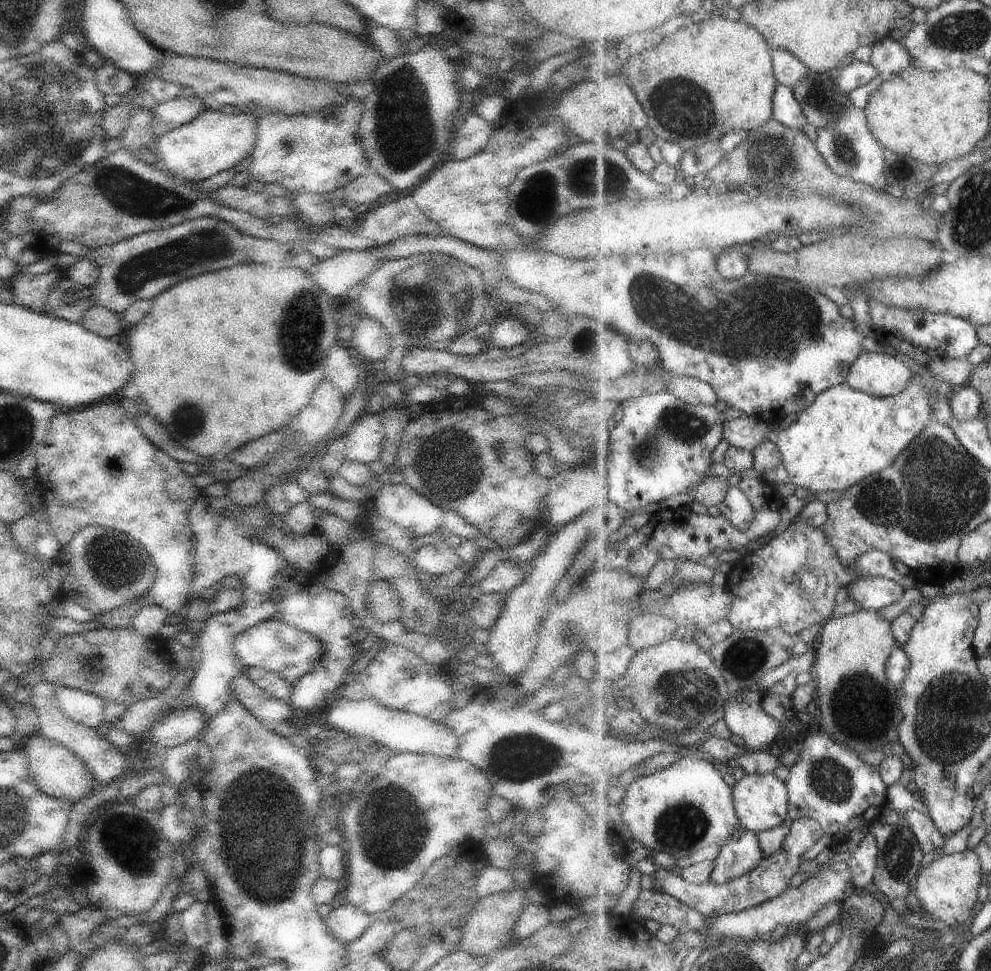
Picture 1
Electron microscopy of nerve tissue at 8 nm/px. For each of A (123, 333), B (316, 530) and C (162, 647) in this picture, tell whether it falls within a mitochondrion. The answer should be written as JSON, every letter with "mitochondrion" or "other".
{"A":"other","B":"other","C":"other"}

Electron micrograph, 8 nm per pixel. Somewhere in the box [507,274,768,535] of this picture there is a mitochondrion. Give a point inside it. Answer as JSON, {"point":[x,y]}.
{"point":[675,427]}

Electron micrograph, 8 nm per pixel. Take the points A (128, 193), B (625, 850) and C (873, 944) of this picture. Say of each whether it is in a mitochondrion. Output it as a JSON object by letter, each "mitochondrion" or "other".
{"A":"mitochondrion","B":"other","C":"other"}

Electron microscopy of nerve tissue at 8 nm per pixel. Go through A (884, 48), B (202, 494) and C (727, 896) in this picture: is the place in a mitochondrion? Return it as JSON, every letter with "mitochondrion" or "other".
{"A":"other","B":"other","C":"other"}

